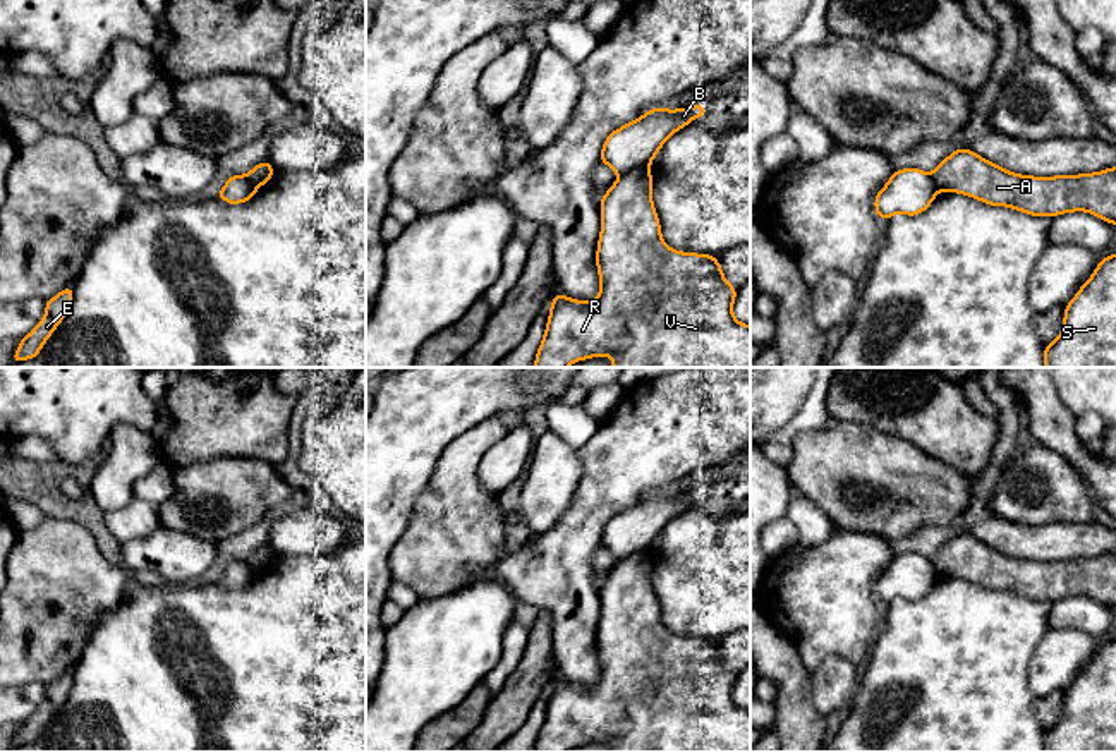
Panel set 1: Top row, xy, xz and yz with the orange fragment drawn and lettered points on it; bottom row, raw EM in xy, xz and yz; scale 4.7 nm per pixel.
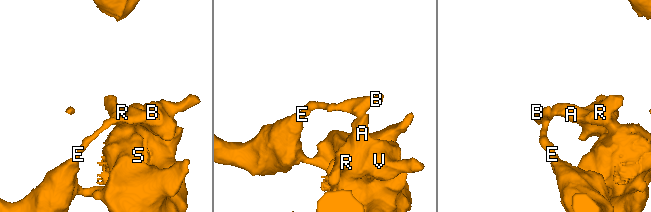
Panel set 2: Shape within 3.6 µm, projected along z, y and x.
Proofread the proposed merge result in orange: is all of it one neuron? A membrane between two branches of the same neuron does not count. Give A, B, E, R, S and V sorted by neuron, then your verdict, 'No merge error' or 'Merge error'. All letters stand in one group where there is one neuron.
Groups: A R S V / B E. Merge error

